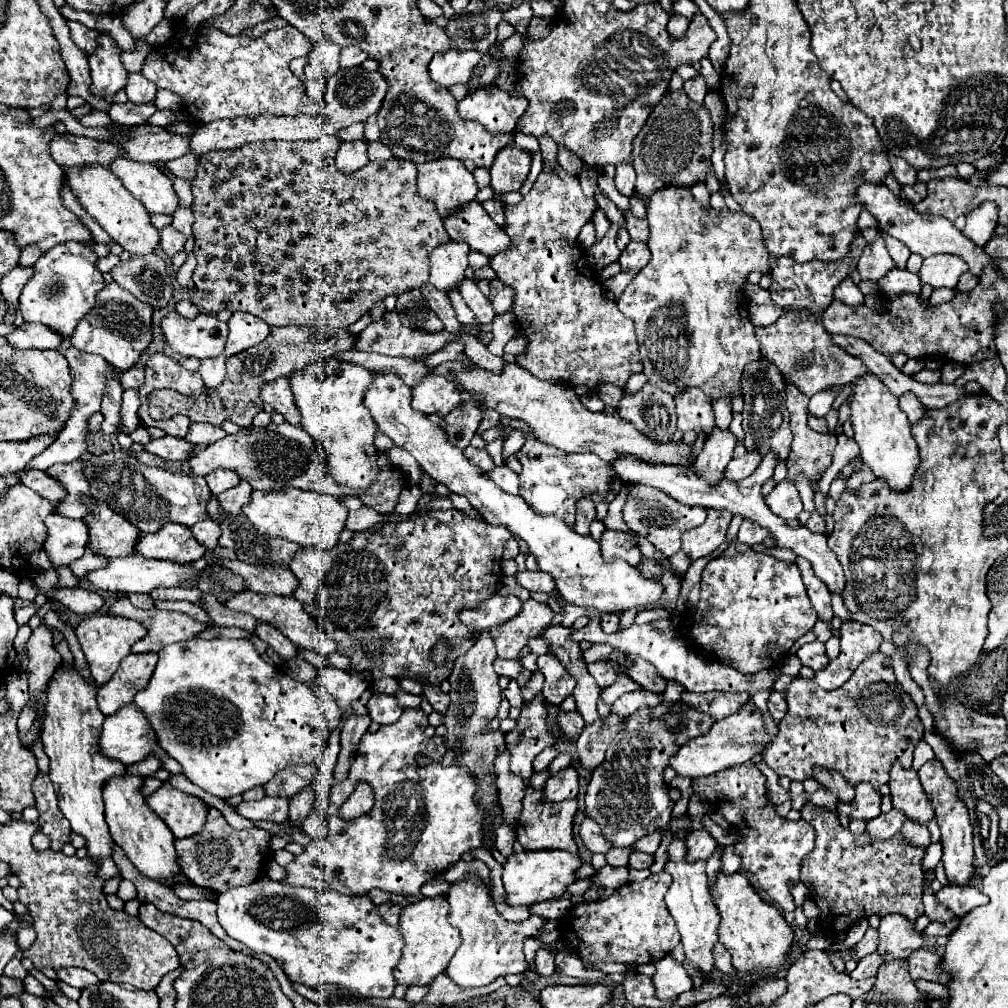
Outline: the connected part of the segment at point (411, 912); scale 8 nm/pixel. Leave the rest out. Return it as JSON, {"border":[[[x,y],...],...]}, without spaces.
{"border":[[[442,876],[432,878],[420,888],[420,894],[422,896],[434,896],[434,898],[422,898],[420,902],[414,902],[402,910],[400,934],[404,936],[406,946],[402,952],[402,960],[394,972],[398,984],[406,984],[406,986],[430,984],[440,972],[444,972],[444,968],[448,966],[448,960],[452,960],[456,948],[460,946],[458,928],[448,922],[450,904],[448,904],[446,896],[438,896],[438,894],[446,894],[446,892],[448,892],[448,882]]]}

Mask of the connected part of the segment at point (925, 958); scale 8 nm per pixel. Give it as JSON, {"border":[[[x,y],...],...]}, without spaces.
{"border":[[[920,950],[908,958],[908,968],[912,980],[928,980],[936,984],[948,984],[952,976],[942,970],[942,956],[936,952]]]}

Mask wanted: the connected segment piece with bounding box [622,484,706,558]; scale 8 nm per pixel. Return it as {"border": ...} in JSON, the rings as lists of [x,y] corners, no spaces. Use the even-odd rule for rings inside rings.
{"border":[[[632,484],[624,510],[622,510],[622,518],[626,522],[626,526],[636,532],[638,536],[648,538],[664,556],[672,556],[680,550],[682,540],[680,536],[690,530],[700,526],[706,520],[706,510],[700,506],[684,506],[678,500],[666,496],[664,492],[650,488],[650,486],[642,486],[642,484]]]}

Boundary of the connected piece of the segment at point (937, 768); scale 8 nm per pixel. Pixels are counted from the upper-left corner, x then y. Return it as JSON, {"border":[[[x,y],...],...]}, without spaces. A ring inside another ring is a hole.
{"border":[[[936,758],[928,760],[918,770],[918,776],[920,776],[920,782],[922,782],[924,790],[928,790],[928,798],[932,800],[932,806],[936,810],[936,820],[938,820],[940,830],[942,830],[942,840],[940,842],[944,846],[942,862],[944,862],[944,868],[946,868],[946,876],[952,884],[968,886],[968,880],[972,880],[972,872],[976,872],[976,868],[974,868],[974,850],[972,850],[972,826],[970,826],[970,818],[968,818],[968,808],[958,798],[956,784],[950,780],[944,766]]]}

